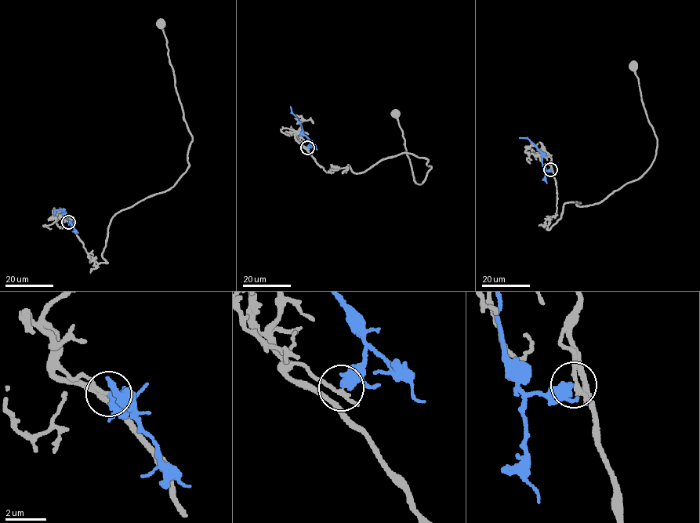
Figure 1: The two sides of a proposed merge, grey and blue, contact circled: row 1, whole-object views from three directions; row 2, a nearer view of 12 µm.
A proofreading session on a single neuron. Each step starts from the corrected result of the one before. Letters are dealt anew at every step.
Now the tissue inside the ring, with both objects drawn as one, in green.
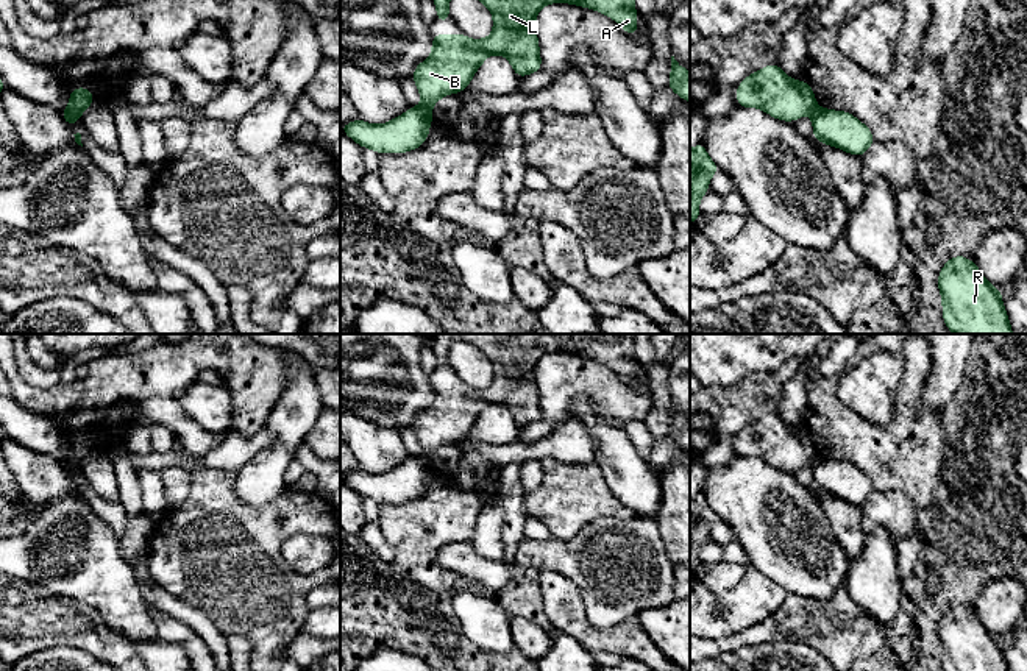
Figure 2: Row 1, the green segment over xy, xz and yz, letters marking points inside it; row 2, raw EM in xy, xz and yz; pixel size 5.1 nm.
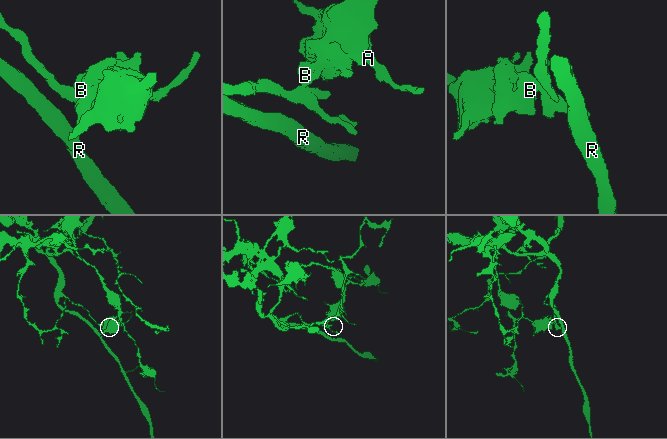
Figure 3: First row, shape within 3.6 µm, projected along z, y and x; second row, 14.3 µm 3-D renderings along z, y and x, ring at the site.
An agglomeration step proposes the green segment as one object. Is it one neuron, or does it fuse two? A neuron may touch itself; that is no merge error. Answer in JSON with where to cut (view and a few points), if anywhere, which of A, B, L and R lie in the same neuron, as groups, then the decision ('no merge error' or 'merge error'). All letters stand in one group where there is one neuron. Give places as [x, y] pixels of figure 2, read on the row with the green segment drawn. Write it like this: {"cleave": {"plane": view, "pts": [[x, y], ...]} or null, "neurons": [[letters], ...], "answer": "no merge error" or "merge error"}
{"cleave": {"plane": "xy", "pts": [[67, 108], [78, 116]]}, "neurons": [["A", "B", "L"], ["R"]], "answer": "merge error"}

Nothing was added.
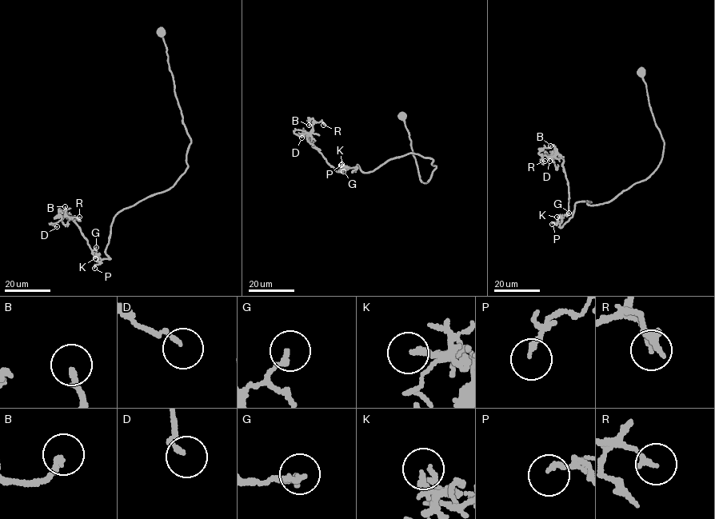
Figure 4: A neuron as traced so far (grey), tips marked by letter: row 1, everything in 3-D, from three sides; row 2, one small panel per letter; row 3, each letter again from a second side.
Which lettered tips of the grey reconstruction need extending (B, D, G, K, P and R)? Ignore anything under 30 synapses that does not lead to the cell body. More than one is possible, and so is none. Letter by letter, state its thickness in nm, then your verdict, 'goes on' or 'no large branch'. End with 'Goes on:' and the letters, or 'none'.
B: 220 nm | goes on
D: 150 nm | no large branch
G: 160 nm | no large branch
K: 180 nm | no large branch
P: 150 nm | no large branch
R: 180 nm | no large branch
Goes on: B

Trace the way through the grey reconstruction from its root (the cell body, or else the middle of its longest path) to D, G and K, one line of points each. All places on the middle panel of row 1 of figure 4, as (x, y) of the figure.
D: (401, 115), (425, 183), (433, 159), (409, 153), (367, 172), (357, 165), (338, 172), (301, 137)
G: (401, 115), (426, 182), (437, 166), (417, 153), (367, 172), (357, 165), (355, 172), (343, 171)
K: (401, 115), (419, 179), (426, 182), (437, 166), (417, 153), (367, 172), (341, 164)

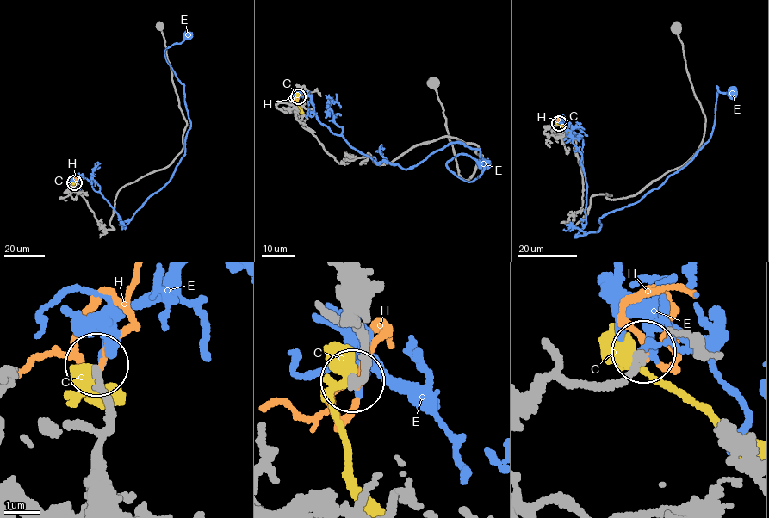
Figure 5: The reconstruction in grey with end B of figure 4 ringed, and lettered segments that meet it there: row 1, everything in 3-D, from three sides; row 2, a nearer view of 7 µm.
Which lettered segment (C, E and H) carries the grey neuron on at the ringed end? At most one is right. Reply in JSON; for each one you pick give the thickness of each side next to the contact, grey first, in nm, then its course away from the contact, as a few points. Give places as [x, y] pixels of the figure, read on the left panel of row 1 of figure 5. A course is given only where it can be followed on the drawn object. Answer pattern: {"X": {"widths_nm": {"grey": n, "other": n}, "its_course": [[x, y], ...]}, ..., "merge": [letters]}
{"merge": []}

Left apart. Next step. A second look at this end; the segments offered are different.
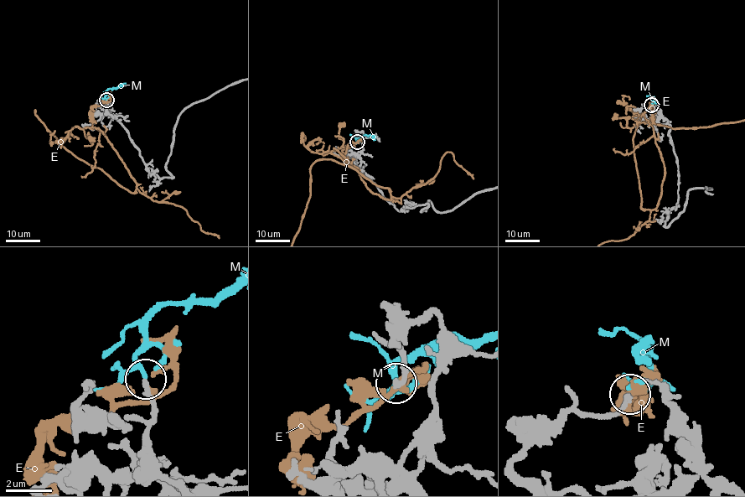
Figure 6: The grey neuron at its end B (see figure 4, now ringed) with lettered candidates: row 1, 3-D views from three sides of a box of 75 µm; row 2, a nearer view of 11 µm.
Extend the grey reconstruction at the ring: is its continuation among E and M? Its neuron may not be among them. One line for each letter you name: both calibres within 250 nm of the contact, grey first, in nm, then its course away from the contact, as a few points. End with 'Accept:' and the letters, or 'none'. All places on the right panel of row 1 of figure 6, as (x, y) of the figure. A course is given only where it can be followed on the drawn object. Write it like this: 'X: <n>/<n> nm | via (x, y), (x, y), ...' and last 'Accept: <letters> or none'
M: 240/140 nm
Accept: M

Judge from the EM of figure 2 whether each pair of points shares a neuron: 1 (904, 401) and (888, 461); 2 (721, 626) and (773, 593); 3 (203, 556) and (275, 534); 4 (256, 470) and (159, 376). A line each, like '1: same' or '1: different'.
1: same
2: same
3: same
4: different

